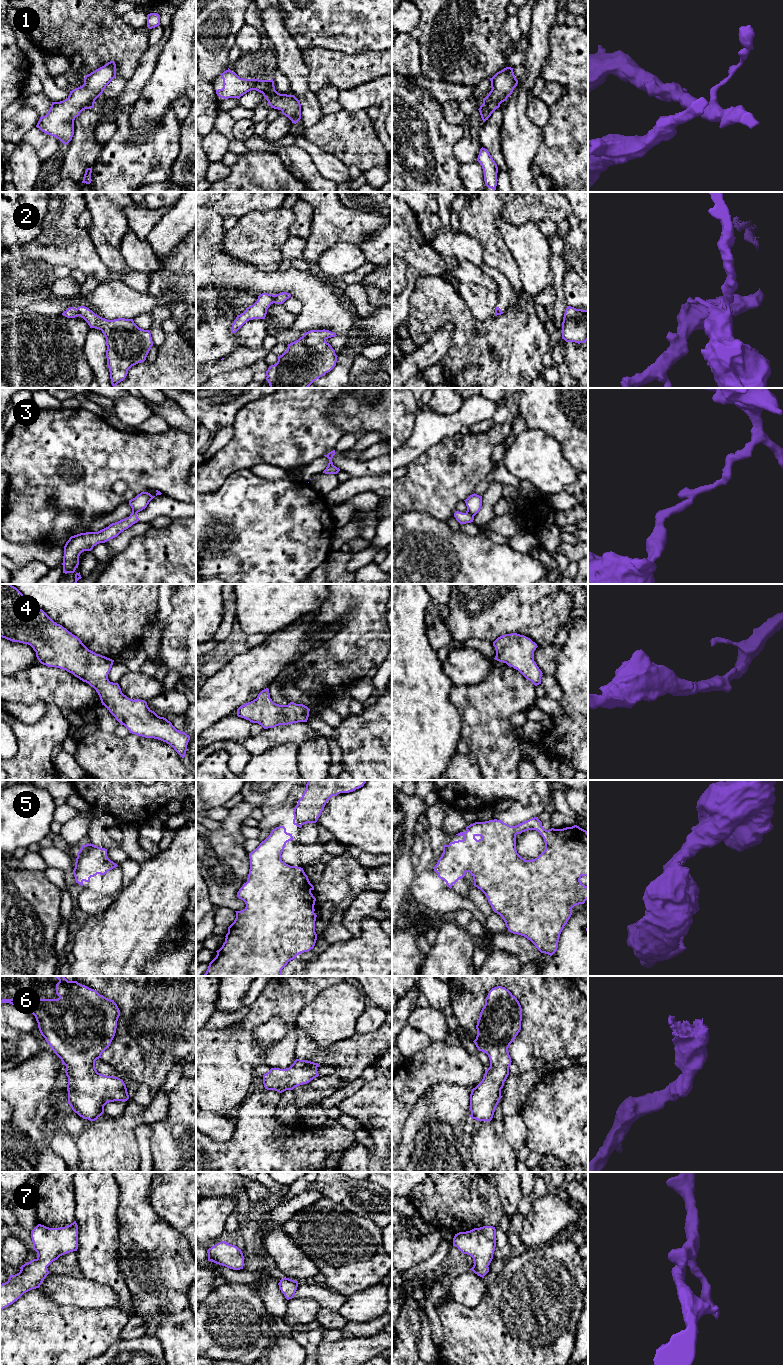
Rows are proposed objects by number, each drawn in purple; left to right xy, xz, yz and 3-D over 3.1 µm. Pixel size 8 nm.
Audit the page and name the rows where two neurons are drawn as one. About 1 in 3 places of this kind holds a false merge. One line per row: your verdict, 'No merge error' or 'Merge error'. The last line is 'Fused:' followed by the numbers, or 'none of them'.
1: No merge error
2: Merge error
3: Merge error
4: No merge error
5: No merge error
6: No merge error
7: No merge error
Fused: 2, 3

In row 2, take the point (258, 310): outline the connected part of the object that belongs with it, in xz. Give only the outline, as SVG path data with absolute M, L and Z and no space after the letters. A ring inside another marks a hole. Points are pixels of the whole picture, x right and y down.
M262 293L258 296L257 301L246 308L246 310L238 315L234 320L231 332L236 333L247 321L253 319L265 319L267 309L274 303L274 295Z

